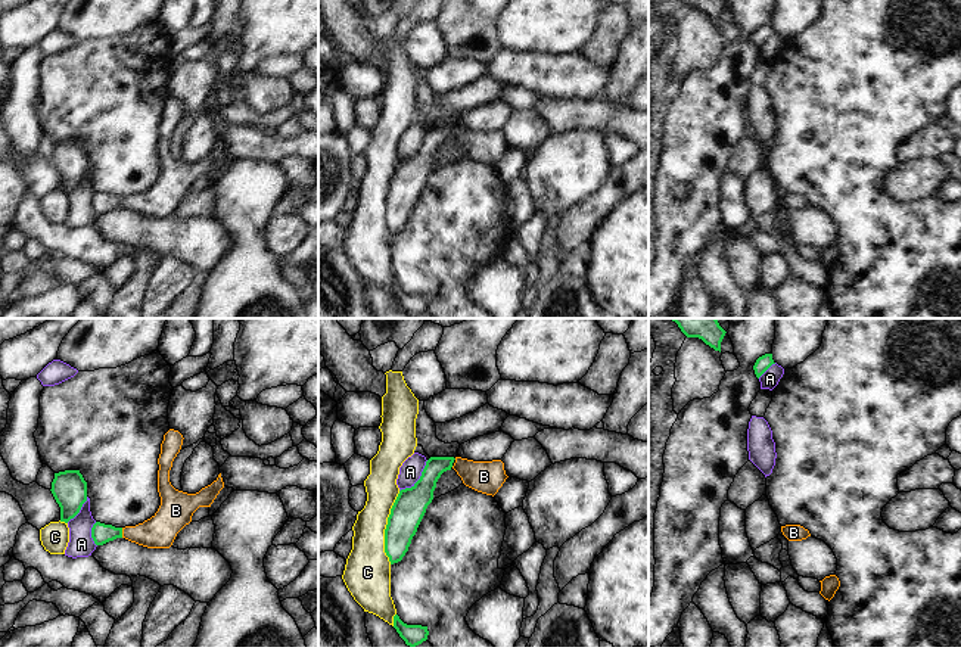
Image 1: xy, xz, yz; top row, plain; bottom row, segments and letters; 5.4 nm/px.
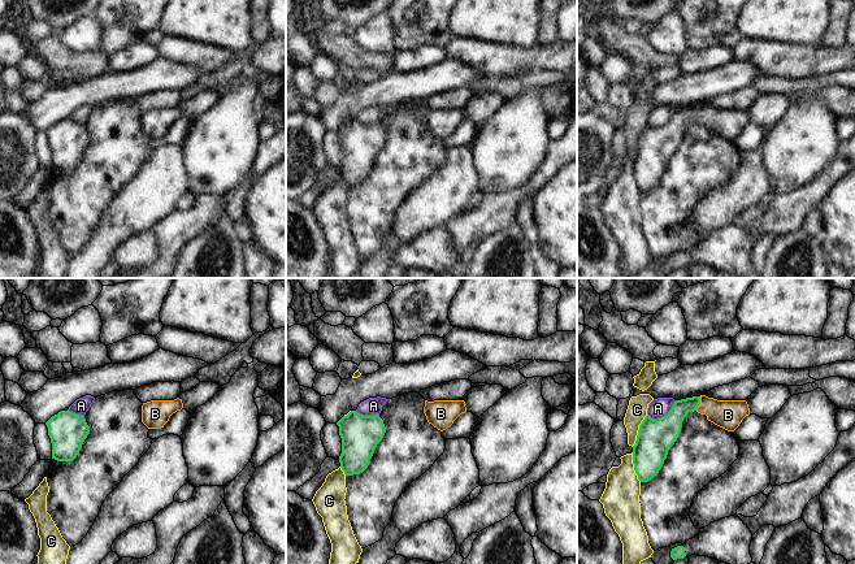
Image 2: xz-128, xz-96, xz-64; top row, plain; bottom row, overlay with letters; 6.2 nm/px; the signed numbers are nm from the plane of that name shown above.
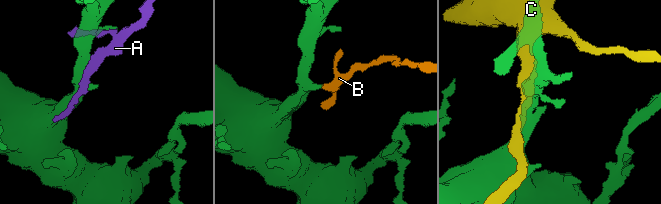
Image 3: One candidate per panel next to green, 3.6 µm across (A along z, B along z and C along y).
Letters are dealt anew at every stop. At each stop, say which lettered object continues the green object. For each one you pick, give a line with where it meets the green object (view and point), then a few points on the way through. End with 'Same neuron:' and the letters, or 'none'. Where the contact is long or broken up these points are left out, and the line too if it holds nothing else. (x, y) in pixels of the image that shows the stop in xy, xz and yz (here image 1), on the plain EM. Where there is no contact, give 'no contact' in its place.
B: xy (121, 202) | across xy (100, 202), (121, 202), (159, 201)
Same neuron: B

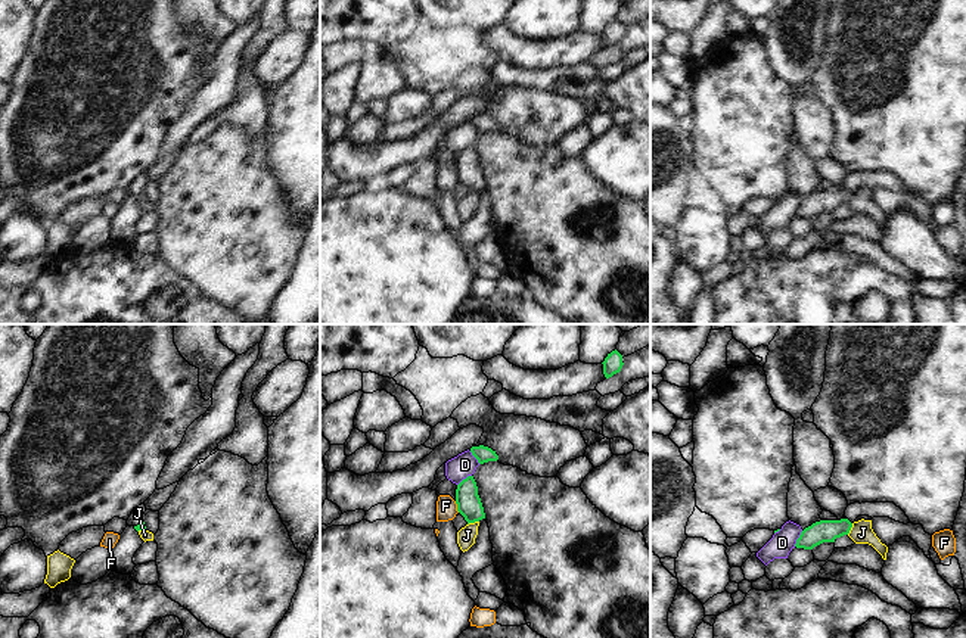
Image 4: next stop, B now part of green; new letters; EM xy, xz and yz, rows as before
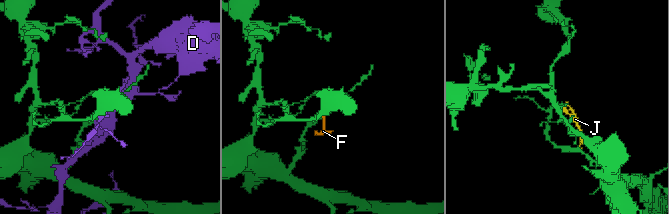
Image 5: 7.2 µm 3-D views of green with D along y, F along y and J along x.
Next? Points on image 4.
Same neuron: none

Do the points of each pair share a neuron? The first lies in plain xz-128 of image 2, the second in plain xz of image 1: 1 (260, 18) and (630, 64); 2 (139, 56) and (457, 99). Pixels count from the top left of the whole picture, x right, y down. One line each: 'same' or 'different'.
1: different
2: different

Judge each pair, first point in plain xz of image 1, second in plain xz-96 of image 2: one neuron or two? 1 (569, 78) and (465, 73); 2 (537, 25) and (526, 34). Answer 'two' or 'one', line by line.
1: two
2: one

